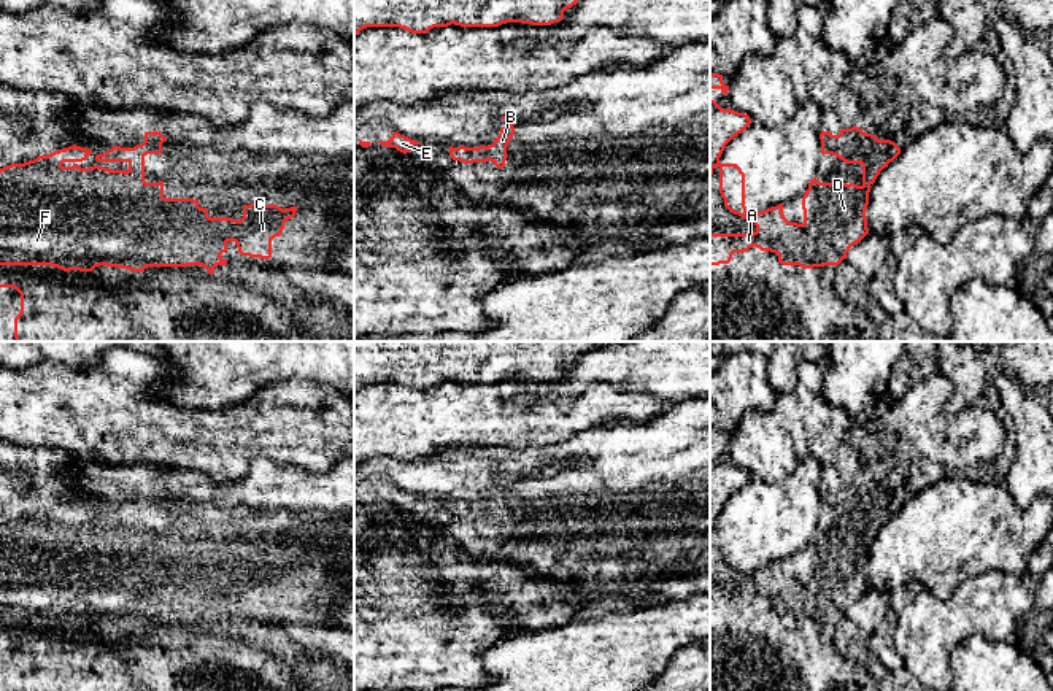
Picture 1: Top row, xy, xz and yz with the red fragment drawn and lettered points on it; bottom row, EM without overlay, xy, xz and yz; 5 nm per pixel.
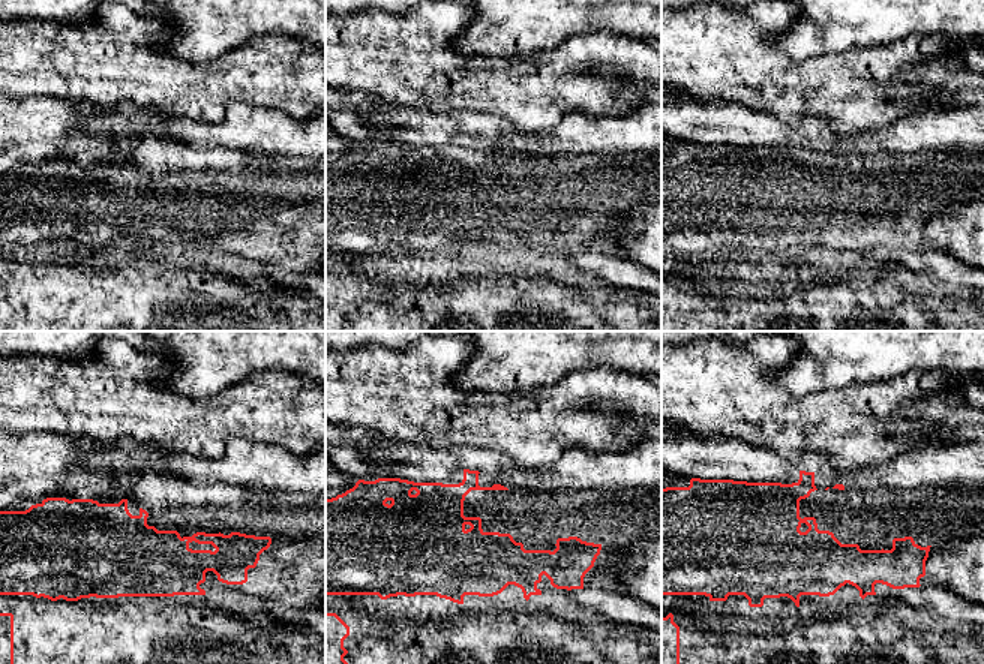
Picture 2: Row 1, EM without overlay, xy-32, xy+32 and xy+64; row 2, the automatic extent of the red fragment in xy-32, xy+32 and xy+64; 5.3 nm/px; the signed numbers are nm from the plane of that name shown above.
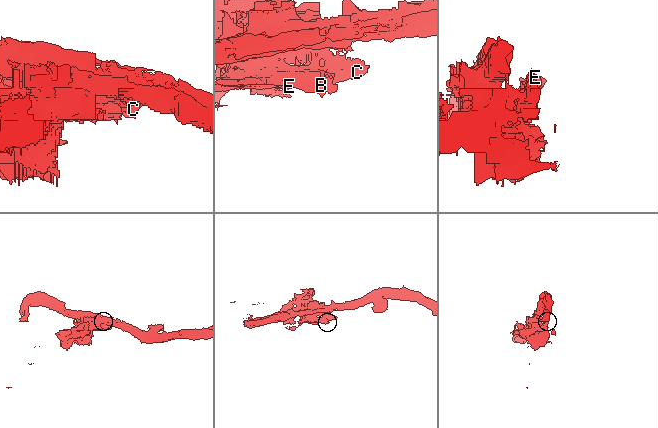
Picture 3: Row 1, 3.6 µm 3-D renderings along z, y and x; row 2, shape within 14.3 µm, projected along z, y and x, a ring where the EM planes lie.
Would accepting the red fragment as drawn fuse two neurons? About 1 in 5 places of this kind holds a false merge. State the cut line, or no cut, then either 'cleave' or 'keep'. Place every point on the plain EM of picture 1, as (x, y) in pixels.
no cut | keep

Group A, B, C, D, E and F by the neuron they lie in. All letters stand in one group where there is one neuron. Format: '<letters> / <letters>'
A B C D E F

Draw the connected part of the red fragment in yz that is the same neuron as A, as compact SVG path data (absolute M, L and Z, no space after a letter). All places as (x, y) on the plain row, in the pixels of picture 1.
M710 456L710 532L718 523L724 562L756 581L753 589L710 589L710 623L729 620L734 608L745 608L753 602L775 608L783 621L839 621L850 604L869 589L866 566L870 542L901 510L901 504L856 481L842 484L839 491L823 486L821 510L832 510L845 519L861 519L862 540L820 539L815 531L802 553L804 578L797 580L785 573L785 559L748 569L745 529L737 519L719 518L726 500L751 478L748 470L724 465Z

